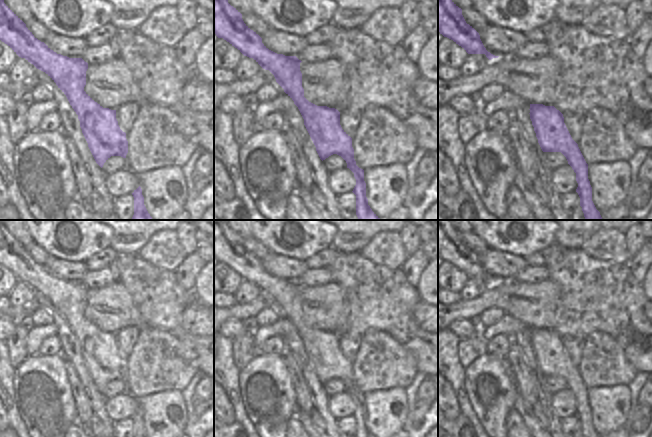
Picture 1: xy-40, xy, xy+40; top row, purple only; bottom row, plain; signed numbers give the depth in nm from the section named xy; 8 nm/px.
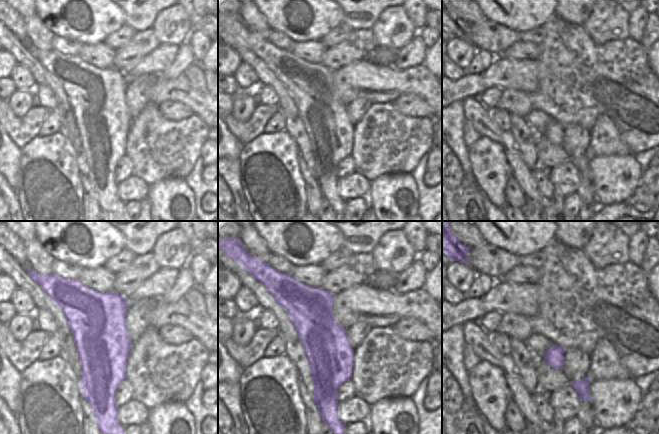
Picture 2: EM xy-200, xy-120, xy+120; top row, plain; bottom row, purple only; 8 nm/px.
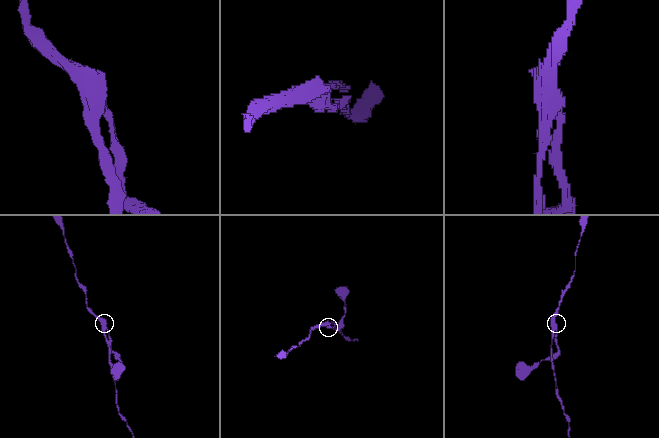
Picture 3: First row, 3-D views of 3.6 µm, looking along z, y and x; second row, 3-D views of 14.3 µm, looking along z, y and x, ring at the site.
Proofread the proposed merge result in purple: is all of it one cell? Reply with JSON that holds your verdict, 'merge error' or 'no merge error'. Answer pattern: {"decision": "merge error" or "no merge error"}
{"decision": "no merge error"}

